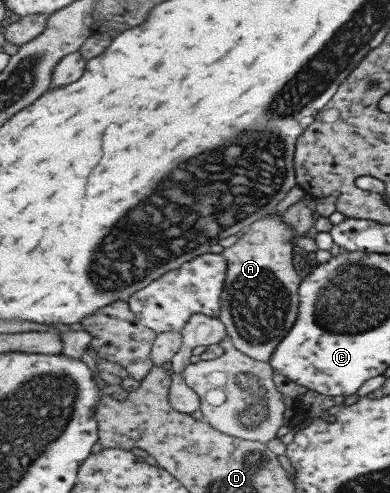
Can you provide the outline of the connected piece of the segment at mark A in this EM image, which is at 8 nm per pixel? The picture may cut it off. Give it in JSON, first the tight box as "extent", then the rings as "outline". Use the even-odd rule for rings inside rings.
{"extent":[217,214,301,362],"outline":[[[272,214],[262,220],[253,222],[247,233],[243,234],[233,246],[221,251],[221,255],[227,261],[227,271],[223,290],[219,294],[219,311],[217,319],[225,325],[226,337],[231,345],[239,352],[257,361],[268,362],[275,346],[288,334],[297,318],[297,288],[301,278],[297,276],[293,268],[293,238],[298,234],[282,221],[282,216]]]}

